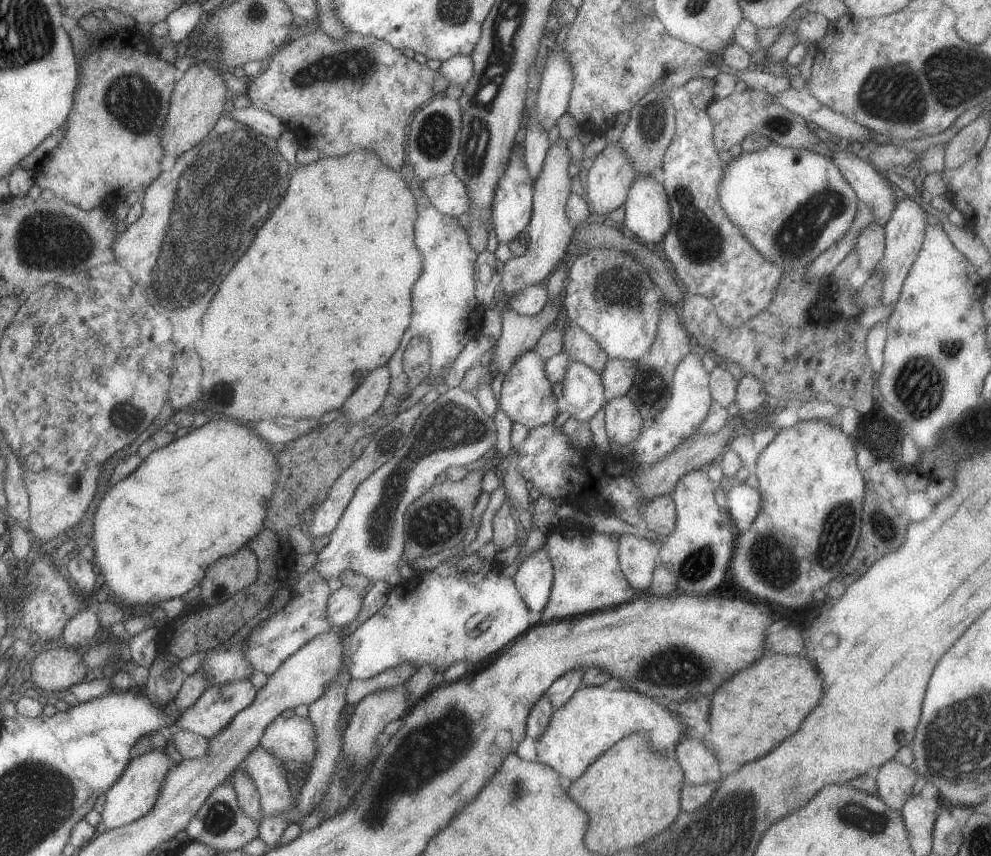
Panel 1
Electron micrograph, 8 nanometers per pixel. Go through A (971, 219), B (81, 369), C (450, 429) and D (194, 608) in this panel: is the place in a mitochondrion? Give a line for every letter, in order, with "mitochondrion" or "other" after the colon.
A: other
B: mitochondrion
C: mitochondrion
D: other

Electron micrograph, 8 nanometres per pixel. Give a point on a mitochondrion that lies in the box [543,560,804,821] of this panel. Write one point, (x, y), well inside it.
(676, 668)

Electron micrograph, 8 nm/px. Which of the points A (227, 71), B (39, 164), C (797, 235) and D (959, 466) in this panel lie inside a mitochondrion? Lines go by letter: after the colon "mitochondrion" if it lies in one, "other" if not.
A: other
B: other
C: mitochondrion
D: other

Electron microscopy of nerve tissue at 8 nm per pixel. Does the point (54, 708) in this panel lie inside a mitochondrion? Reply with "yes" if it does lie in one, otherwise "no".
no

